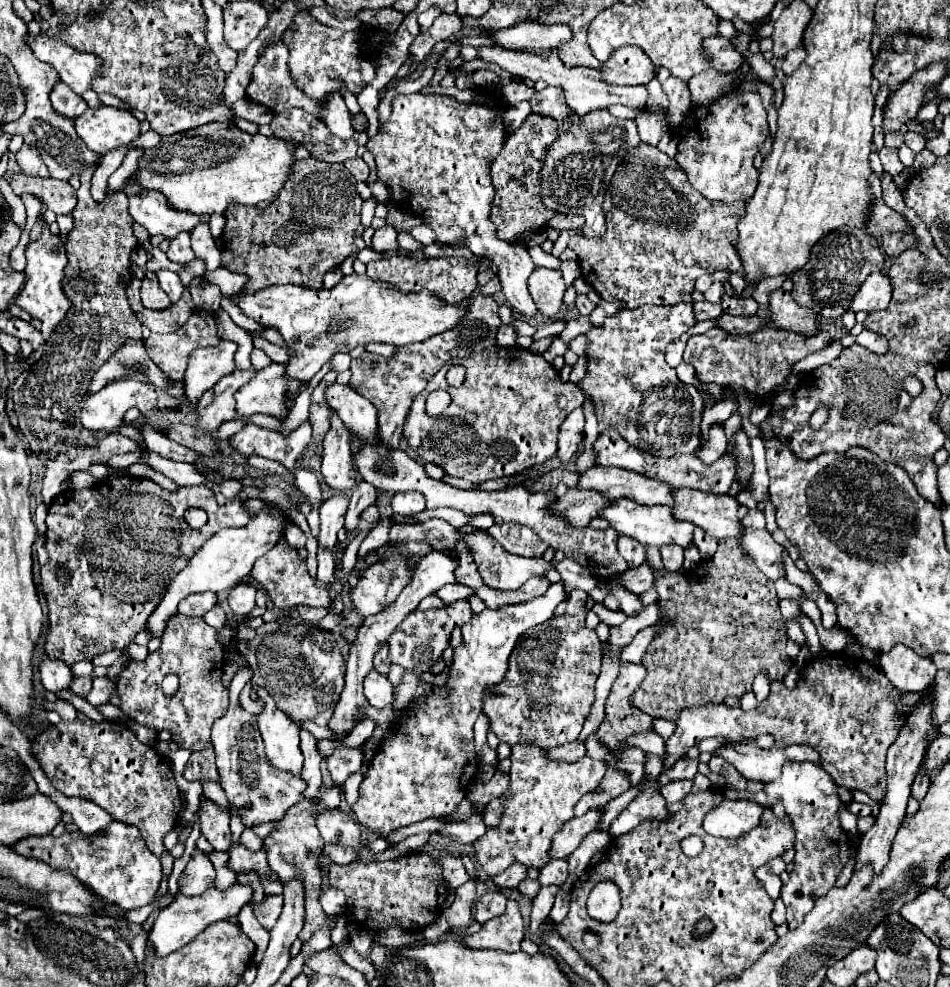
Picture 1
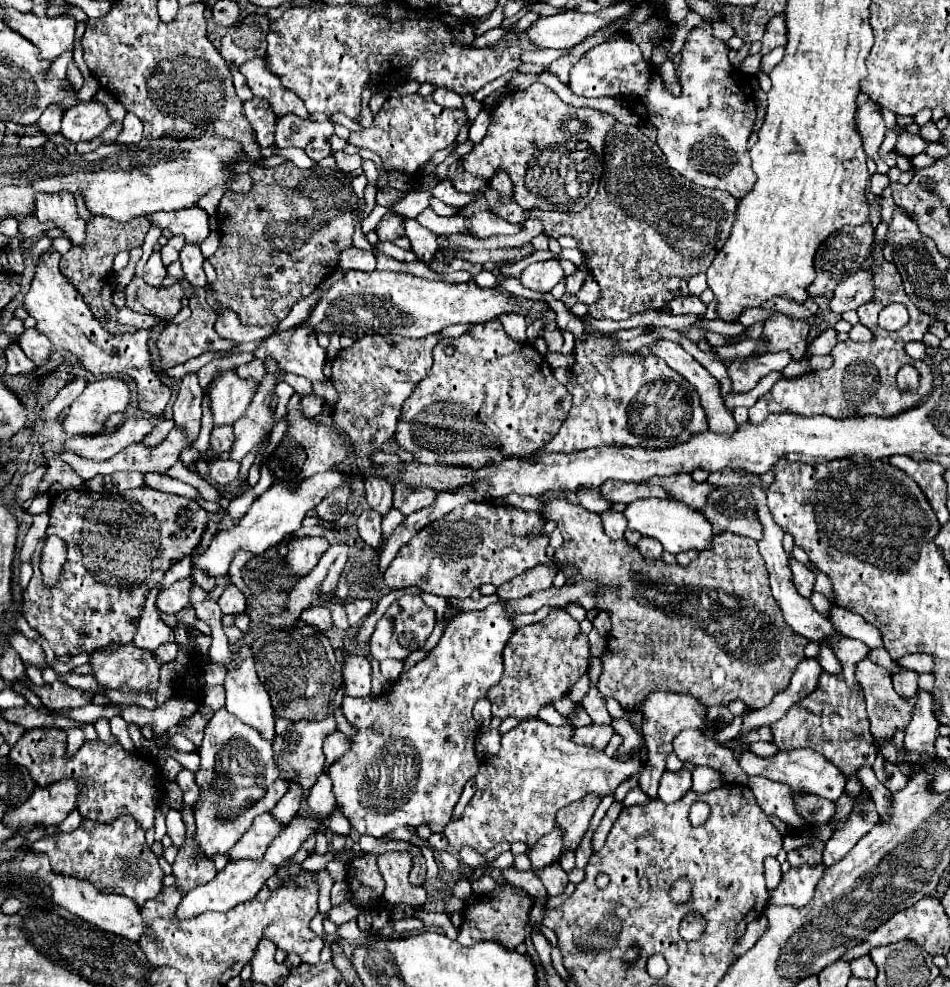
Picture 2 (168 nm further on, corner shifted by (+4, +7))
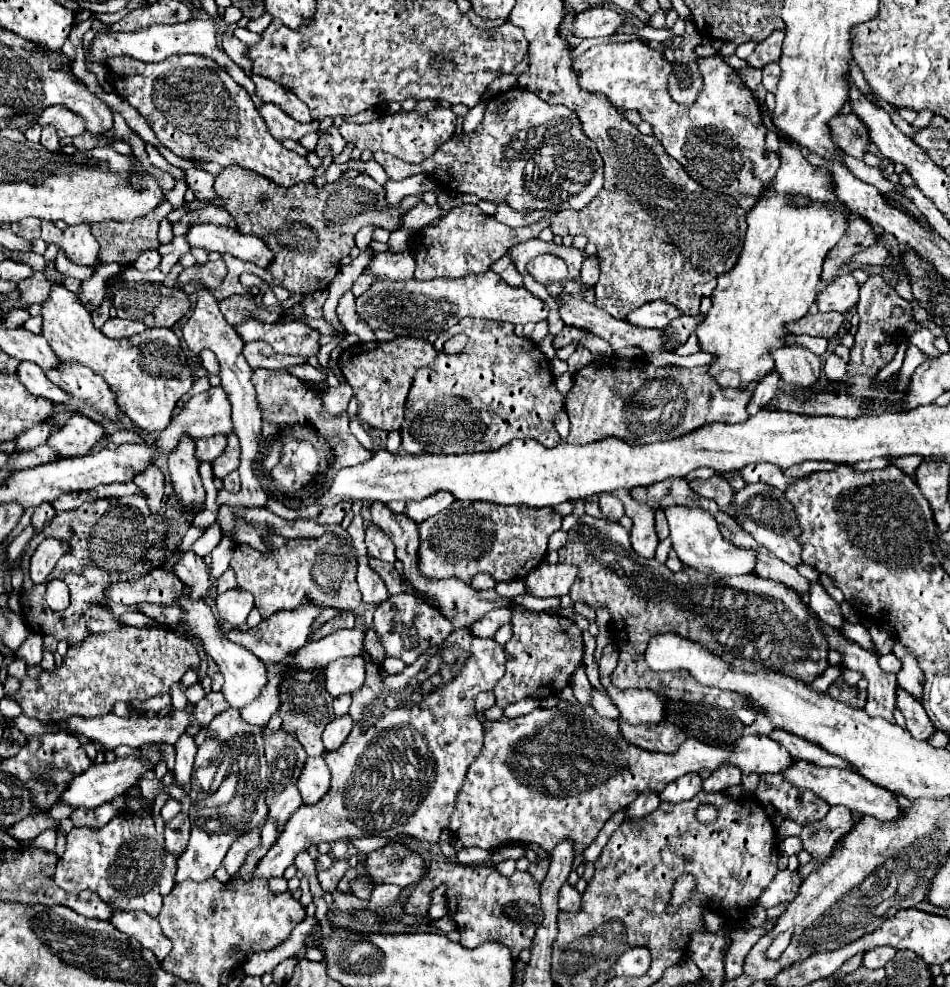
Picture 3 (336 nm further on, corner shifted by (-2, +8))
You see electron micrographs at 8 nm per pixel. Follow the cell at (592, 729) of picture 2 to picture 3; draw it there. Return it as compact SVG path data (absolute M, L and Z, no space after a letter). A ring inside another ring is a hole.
M625 721L619 723L619 735L633 745L639 745L647 751L661 751L661 753L675 753L679 745L687 739L685 733L675 727L673 723L663 721L655 731L651 727L639 727L639 725L629 725Z

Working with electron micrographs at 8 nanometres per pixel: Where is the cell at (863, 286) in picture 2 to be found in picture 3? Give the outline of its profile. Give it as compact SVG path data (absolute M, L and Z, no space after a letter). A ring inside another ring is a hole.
M839 275L827 285L825 291L817 295L819 311L839 311L849 313L859 301L859 283L853 275Z

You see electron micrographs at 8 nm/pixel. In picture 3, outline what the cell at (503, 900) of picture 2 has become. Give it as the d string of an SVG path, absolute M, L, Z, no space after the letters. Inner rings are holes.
M433 863L427 875L415 885L415 889L409 893L407 903L405 903L405 913L409 915L423 915L427 913L429 907L429 893L441 885L447 883L447 907L449 907L449 917L457 923L457 929L461 933L461 945L467 949L473 949L485 941L501 941L503 945L511 947L513 959L519 957L521 949L531 947L531 939L535 935L535 927L543 921L541 913L541 901L539 901L539 883L531 877L529 871L515 871L511 877L501 875L495 867L487 865L461 865L461 863Z

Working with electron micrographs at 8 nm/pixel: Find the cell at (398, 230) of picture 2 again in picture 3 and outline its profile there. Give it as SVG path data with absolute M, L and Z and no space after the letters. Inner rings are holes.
M417 203L415 207L411 207L411 209L401 217L401 225L403 225L405 229L419 231L419 229L423 229L425 225L433 223L439 215L441 215L439 205L429 207L429 205L425 205L425 203Z

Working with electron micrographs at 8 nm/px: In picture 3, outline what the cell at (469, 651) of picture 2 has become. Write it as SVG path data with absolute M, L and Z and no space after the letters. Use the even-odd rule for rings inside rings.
M461 627L457 631L453 631L443 645L439 647L431 647L427 651L423 651L423 655L419 655L419 659L409 665L403 673L399 675L389 675L385 673L381 667L377 669L377 665L369 663L367 665L367 679L365 685L361 687L361 691L355 691L353 695L353 703L349 709L349 715L353 717L353 731L347 737L347 743L343 743L343 747L339 747L339 751L329 751L325 755L325 763L331 769L331 791L315 805L303 805L299 807L299 811L295 811L295 815L291 815L291 819L285 823L285 829L279 835L279 841L271 847L271 851L255 865L251 879L271 879L271 877L283 877L283 871L293 865L297 853L307 851L309 847L319 845L321 841L327 843L335 843L335 841L345 841L345 839L355 839L355 837L395 837L401 833L407 833L419 841L427 841L427 843L439 843L439 837L443 833L443 829L449 827L449 817L455 811L457 805L457 797L459 797L459 789L463 787L467 769L471 767L471 763L475 763L475 759L479 757L481 749L483 749L483 723L477 719L477 711L475 711L475 697L481 691L491 691L495 687L495 683L505 675L505 653L499 653L499 643L495 643L495 639L483 639L471 633L469 627Z

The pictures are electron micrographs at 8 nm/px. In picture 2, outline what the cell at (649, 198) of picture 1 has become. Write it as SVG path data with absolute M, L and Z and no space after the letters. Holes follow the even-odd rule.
M615 124L605 136L605 164L603 176L599 184L597 196L575 214L561 212L543 212L543 210L523 210L513 200L505 200L505 196L497 196L493 188L485 190L485 198L489 210L499 218L511 224L523 224L527 218L537 218L543 222L545 236L563 236L569 234L579 242L581 252L585 254L585 264L589 266L593 278L601 288L601 298L589 306L589 314L593 318L611 318L625 320L643 310L661 310L665 302L677 296L689 296L687 282L691 276L699 272L707 272L715 254L723 248L729 238L731 226L735 222L737 200L723 190L701 188L681 174L673 172L661 148L651 142L637 126Z

